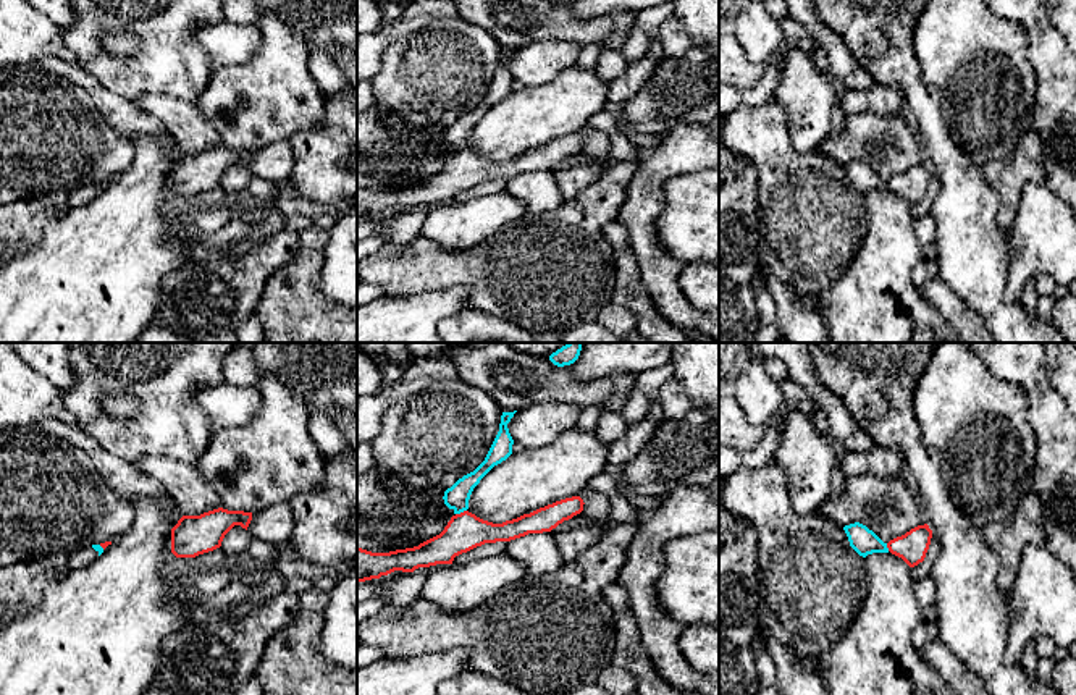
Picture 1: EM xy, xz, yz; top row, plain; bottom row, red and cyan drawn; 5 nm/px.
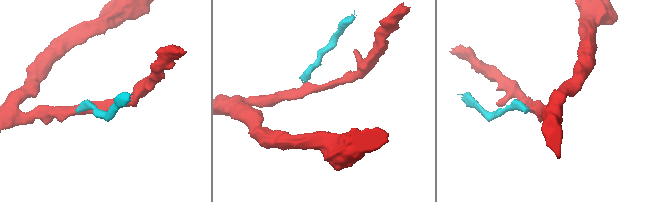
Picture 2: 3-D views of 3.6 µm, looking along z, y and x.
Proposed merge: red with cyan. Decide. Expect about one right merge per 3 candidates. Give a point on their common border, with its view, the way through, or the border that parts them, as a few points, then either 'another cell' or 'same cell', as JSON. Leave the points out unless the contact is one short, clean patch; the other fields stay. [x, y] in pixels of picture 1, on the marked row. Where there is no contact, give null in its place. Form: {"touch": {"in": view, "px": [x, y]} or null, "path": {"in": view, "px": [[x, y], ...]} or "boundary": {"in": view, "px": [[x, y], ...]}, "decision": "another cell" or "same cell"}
{"touch": {"in": "xz", "px": [461, 513]}, "boundary": {"in": "xz", "px": [[466, 509], [456, 514]]}, "decision": "another cell"}

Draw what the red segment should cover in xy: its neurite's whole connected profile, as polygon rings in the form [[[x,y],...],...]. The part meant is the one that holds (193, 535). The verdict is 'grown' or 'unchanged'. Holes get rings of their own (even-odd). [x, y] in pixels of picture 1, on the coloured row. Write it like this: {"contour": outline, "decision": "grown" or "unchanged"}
{"contour": [[[223,508],[200,516],[183,516],[171,529],[171,553],[176,558],[195,558],[221,546],[225,535],[241,525],[247,530],[252,512]]], "decision": "unchanged"}

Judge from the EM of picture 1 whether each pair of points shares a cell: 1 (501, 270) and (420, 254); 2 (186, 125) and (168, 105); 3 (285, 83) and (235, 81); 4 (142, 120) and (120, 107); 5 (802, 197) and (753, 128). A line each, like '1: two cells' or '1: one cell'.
1: one cell
2: one cell
3: one cell
4: one cell
5: one cell

